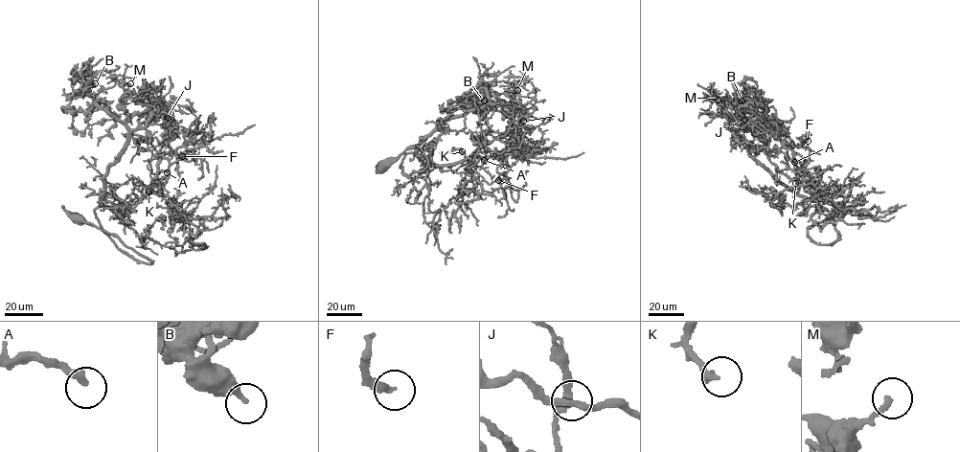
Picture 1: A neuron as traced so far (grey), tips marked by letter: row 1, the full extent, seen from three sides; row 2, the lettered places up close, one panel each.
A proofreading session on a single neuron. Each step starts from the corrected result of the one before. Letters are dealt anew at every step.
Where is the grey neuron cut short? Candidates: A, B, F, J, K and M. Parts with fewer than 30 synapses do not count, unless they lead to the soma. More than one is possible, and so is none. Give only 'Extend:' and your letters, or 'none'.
Extend: none

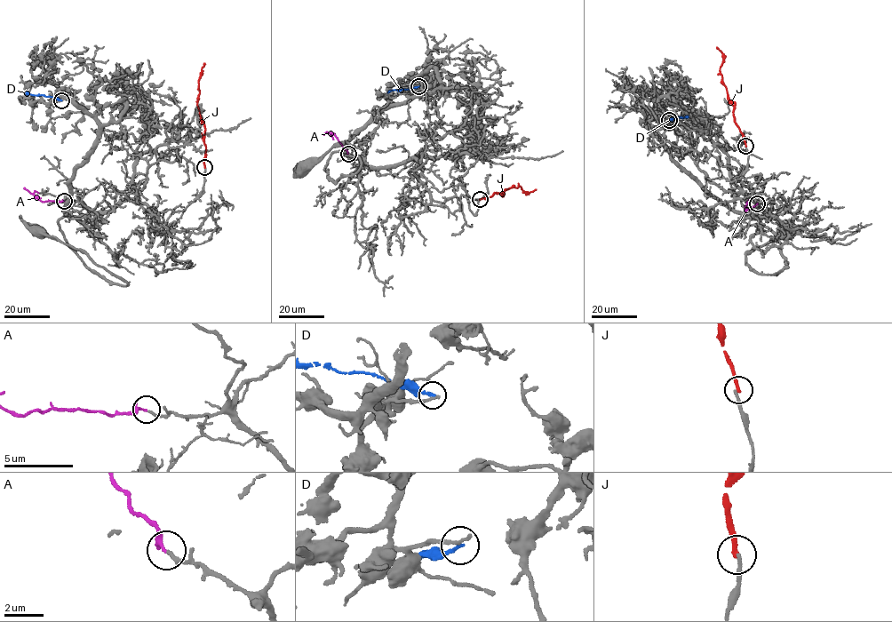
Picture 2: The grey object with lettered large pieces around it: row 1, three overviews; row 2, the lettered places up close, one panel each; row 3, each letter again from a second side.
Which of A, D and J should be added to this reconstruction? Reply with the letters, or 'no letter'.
A

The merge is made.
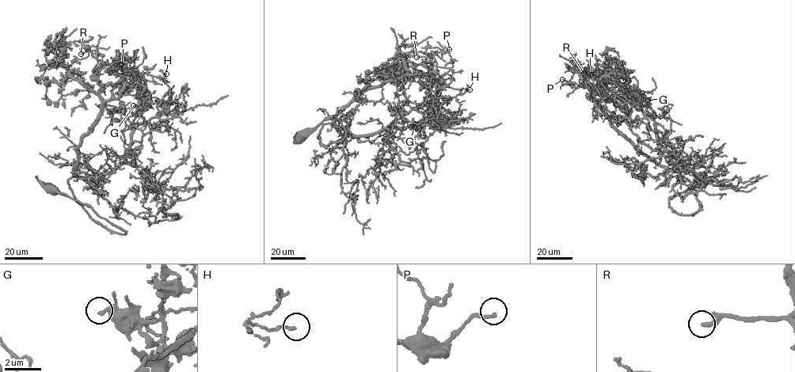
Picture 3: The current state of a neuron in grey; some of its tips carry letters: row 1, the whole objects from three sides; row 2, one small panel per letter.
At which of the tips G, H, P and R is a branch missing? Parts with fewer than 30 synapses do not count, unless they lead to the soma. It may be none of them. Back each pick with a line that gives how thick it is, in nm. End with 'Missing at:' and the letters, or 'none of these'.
R: Thickness 280 nm
Missing at: R

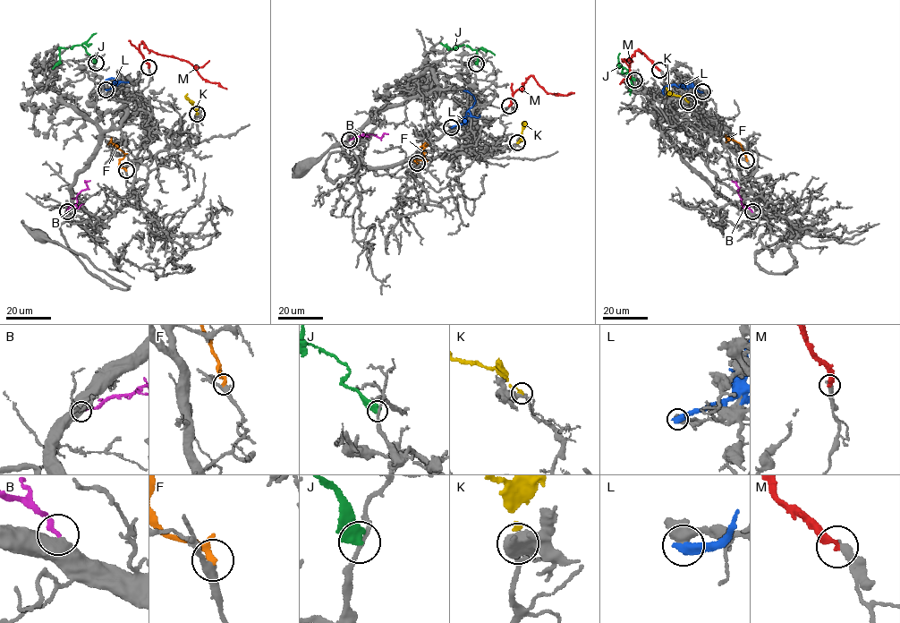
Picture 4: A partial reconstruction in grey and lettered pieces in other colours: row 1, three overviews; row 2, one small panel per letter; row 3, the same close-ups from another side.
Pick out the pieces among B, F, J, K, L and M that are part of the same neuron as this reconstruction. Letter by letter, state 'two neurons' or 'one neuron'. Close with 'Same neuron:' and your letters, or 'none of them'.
B: one neuron
F: two neurons
J: two neurons
K: two neurons
L: two neurons
M: two neurons
Same neuron: B

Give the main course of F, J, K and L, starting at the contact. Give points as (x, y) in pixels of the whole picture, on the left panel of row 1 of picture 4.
F: (126, 170), (119, 165), (124, 154), (111, 142), (110, 138)
J: (96, 63), (85, 47), (77, 45), (60, 47), (60, 63), (53, 69)
K: (197, 114), (187, 94)
L: (106, 89), (110, 89), (116, 79), (111, 78), (103, 84)

